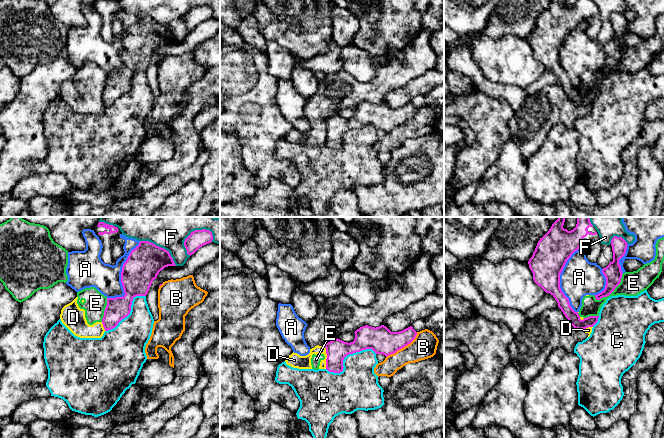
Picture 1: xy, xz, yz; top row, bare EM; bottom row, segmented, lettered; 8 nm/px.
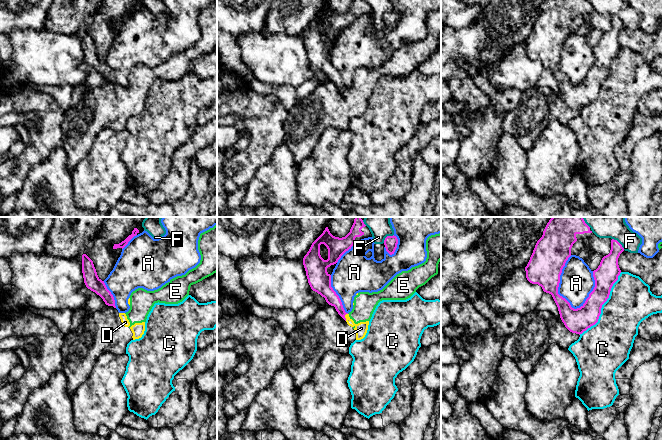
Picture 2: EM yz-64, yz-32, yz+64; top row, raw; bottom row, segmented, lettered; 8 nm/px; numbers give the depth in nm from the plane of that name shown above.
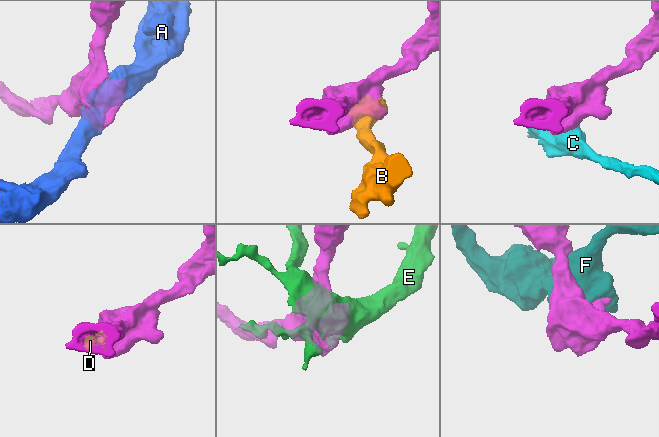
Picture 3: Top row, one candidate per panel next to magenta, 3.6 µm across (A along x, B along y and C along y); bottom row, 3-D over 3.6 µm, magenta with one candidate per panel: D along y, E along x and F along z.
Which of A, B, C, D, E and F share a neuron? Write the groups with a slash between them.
A / B / C / D E / F

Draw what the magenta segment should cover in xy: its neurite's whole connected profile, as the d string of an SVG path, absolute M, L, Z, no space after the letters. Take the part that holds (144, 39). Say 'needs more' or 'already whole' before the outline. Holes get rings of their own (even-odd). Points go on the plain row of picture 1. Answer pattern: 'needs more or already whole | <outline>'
already whole | M149 17L139 18L122 43L121 59L125 71L107 74L102 95L105 107L115 104L130 90L133 74L146 72L153 56L168 42L176 42L169 27Z

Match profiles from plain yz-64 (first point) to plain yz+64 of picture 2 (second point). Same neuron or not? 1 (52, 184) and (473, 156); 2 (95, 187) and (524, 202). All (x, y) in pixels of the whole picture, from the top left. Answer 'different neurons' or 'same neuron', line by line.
1: different neurons
2: different neurons

